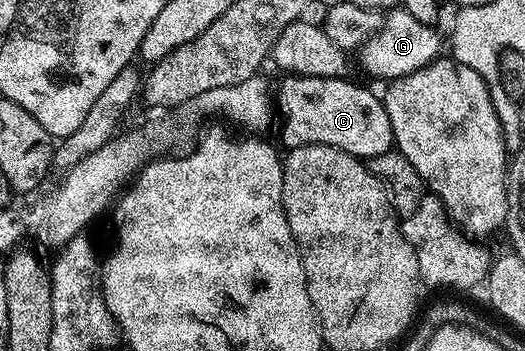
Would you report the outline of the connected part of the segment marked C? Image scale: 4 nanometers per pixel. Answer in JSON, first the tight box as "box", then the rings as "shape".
{"box":[276,74,394,160],"shape":[[[292,74],[283,77],[283,82],[278,86],[278,104],[276,100],[276,112],[282,117],[282,142],[286,148],[293,148],[296,146],[331,146],[337,150],[343,150],[353,156],[353,158],[361,158],[369,160],[380,156],[384,152],[388,152],[394,146],[394,133],[392,132],[392,124],[388,120],[388,112],[386,111],[386,103],[381,97],[378,98],[370,90],[365,90],[362,86],[357,86],[356,83],[350,82],[345,78],[309,78],[308,76],[300,76],[299,74]]]}

